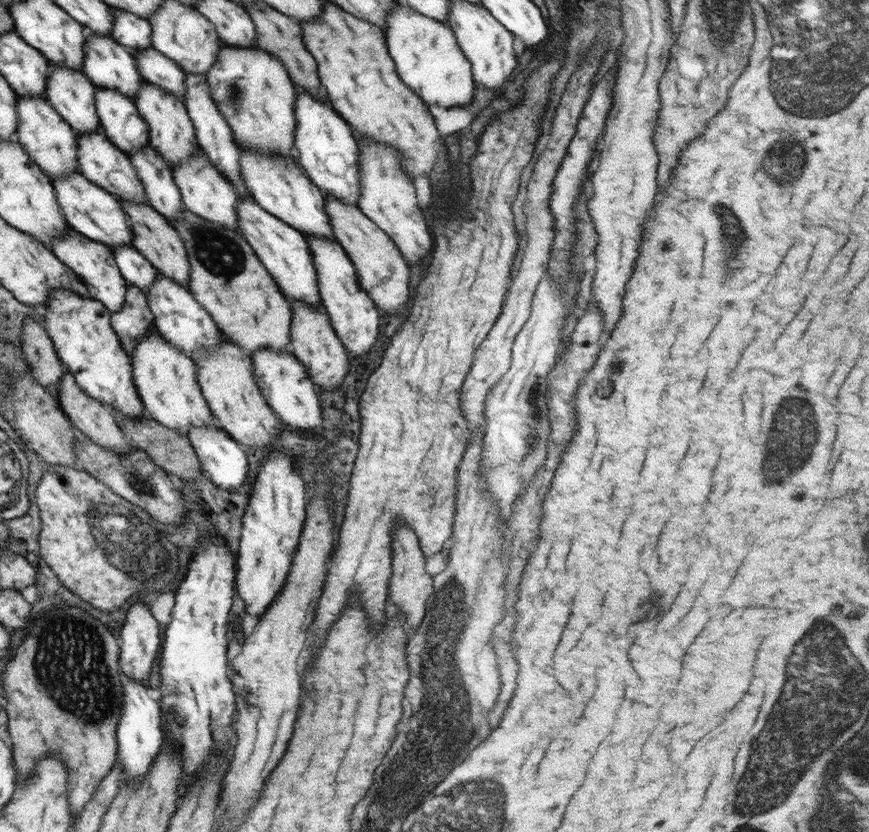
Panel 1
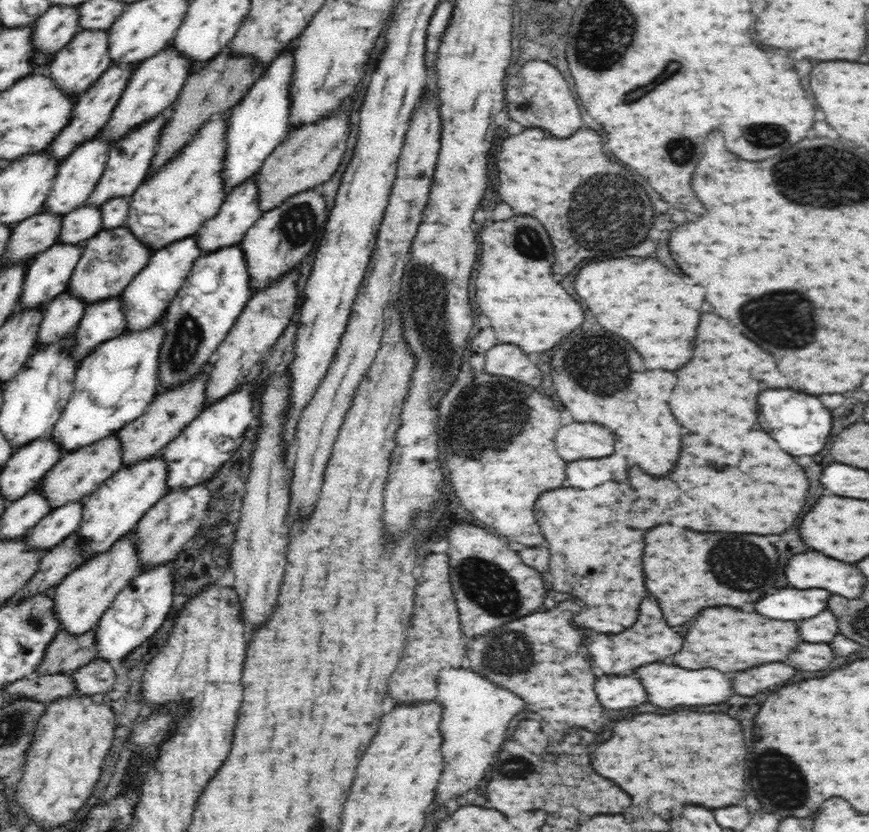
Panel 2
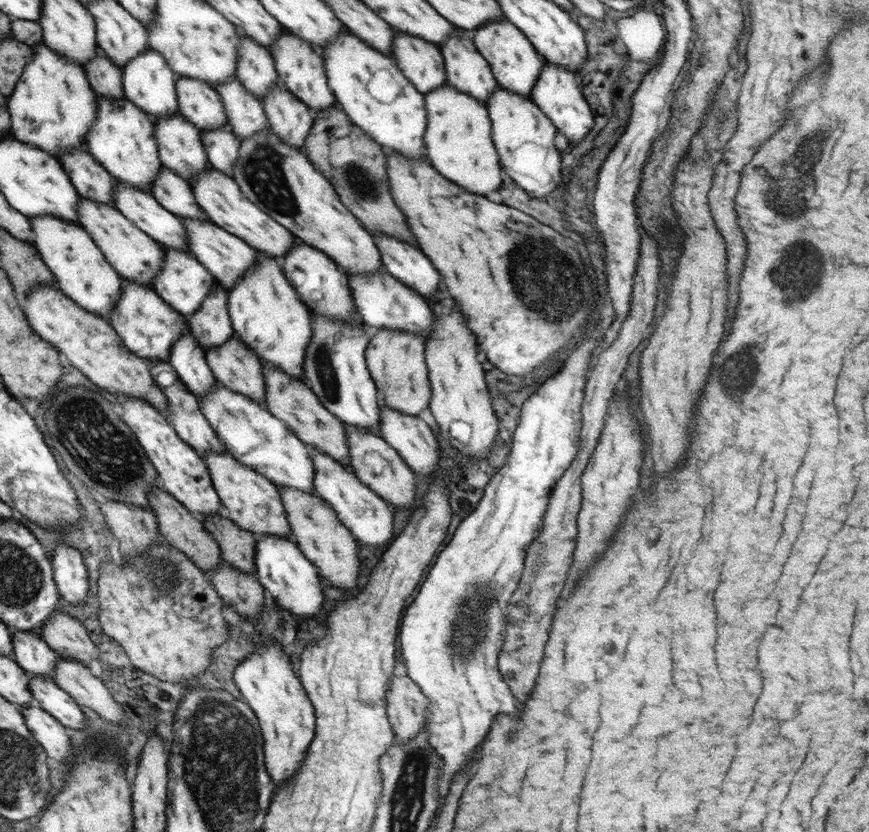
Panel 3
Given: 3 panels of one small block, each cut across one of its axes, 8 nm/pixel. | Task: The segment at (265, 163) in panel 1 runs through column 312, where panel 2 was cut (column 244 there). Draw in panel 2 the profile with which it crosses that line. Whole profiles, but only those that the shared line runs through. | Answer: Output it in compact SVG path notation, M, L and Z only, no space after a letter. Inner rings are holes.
M257 175L248 178L244 184L232 188L227 194L226 200L220 206L218 214L209 218L195 234L196 242L202 254L216 252L220 248L228 248L239 244L245 237L247 230L260 218L257 187Z

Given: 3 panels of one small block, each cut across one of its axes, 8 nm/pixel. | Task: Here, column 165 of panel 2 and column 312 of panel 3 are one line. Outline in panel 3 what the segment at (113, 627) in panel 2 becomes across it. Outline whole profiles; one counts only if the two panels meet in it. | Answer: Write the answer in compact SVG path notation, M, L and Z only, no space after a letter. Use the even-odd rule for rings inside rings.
M256 536L254 544L255 574L262 584L266 599L280 608L296 614L304 620L316 620L324 614L324 593L320 583L319 570L304 556L293 538L280 536Z

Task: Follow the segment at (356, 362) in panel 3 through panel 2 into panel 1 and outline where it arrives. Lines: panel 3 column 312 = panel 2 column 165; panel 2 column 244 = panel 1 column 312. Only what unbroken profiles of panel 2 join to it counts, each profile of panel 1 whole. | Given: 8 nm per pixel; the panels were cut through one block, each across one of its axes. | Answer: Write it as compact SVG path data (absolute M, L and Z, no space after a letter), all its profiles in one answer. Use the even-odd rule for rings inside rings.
M252 196L238 198L239 231L259 255L260 262L268 269L276 284L290 301L305 302L324 312L318 292L317 276L306 236L288 223L264 210Z

